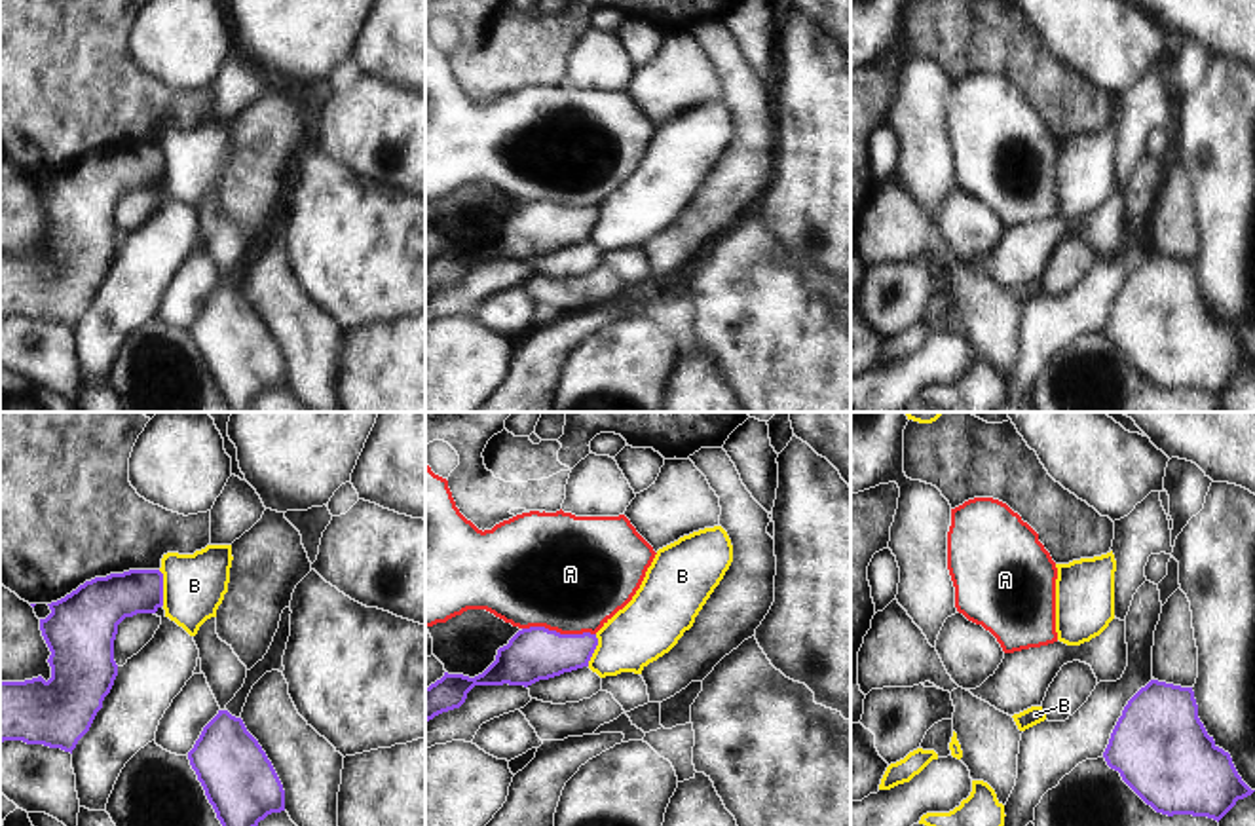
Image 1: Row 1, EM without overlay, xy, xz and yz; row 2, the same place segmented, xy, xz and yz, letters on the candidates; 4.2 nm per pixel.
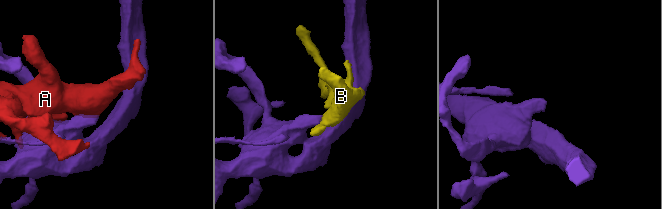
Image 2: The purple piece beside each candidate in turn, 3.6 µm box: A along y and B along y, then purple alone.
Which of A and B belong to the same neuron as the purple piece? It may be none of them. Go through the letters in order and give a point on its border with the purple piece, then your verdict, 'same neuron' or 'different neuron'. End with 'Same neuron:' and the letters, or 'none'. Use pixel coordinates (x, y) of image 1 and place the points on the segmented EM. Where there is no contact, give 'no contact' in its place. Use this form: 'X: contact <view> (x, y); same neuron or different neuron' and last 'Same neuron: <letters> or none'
A: contact xz (559, 633); different neuron
B: contact xy (162, 587); different neuron
Same neuron: none

